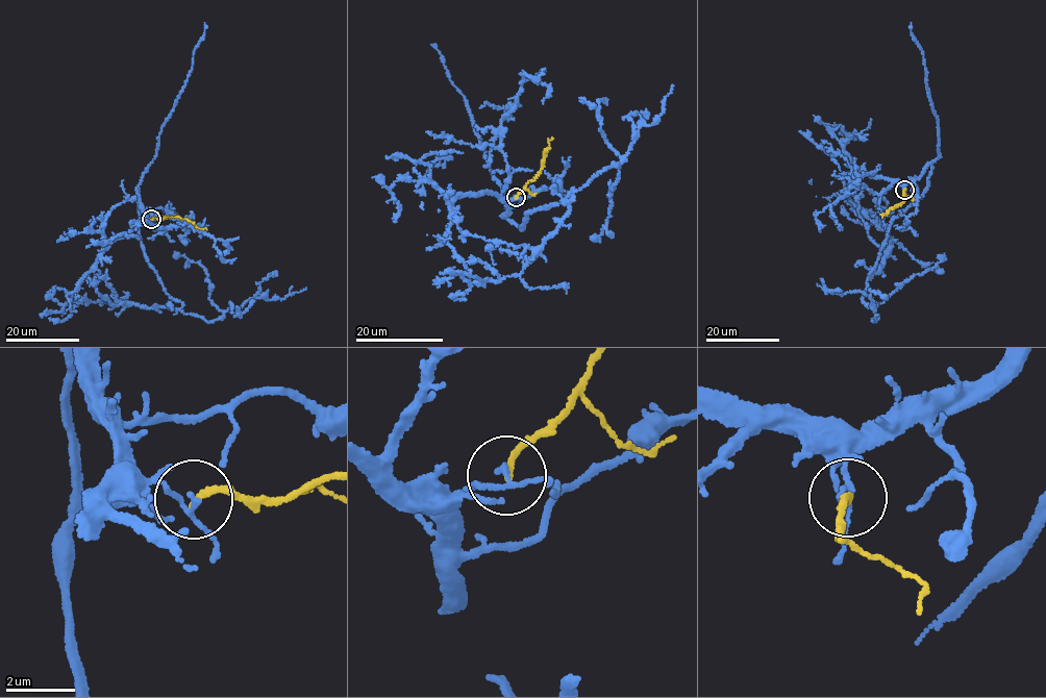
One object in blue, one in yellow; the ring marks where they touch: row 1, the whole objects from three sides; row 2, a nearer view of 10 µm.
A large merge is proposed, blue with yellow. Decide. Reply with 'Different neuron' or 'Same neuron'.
Different neuron

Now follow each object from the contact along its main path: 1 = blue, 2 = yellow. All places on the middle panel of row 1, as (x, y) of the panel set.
1: (516, 197), (487, 192), (451, 205), (446, 240), (472, 282), (497, 282), (536, 253), (422, 209)
2: (516, 198), (538, 173), (551, 138)

